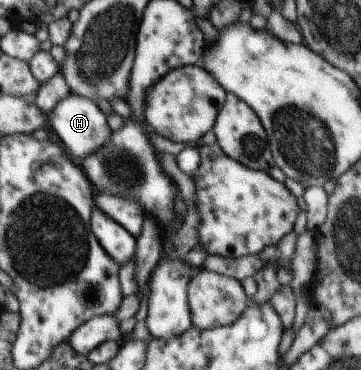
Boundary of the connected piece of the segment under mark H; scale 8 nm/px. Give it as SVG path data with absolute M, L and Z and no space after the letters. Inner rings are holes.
M70 93L69 96L61 100L58 105L47 113L50 121L51 130L61 139L66 151L77 159L84 160L91 154L100 150L111 137L112 130L107 124L107 116L94 101L79 97L77 94Z

